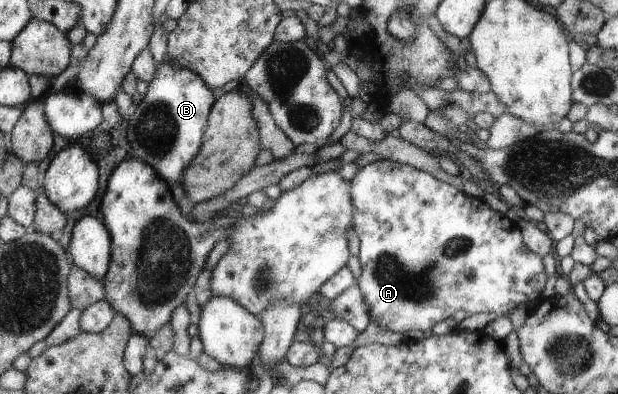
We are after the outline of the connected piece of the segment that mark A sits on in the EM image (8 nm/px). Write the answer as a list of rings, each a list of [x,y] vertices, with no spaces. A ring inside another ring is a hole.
[[[376,160],[375,162],[366,164],[361,167],[351,181],[351,195],[353,199],[353,225],[355,233],[359,235],[361,241],[360,263],[362,273],[358,279],[358,285],[364,292],[366,303],[369,305],[371,321],[376,323],[381,329],[398,331],[401,334],[408,329],[419,329],[423,331],[432,331],[434,325],[438,325],[440,321],[446,321],[448,317],[455,317],[458,314],[468,313],[476,315],[476,313],[488,313],[490,316],[508,316],[513,309],[530,303],[537,303],[541,300],[544,285],[548,281],[548,275],[544,271],[544,261],[540,254],[534,253],[525,242],[522,230],[518,227],[518,223],[508,219],[508,217],[493,211],[486,205],[482,197],[469,196],[462,190],[452,187],[448,183],[436,179],[433,173],[418,169],[415,165],[405,164],[402,162],[390,160]]]

